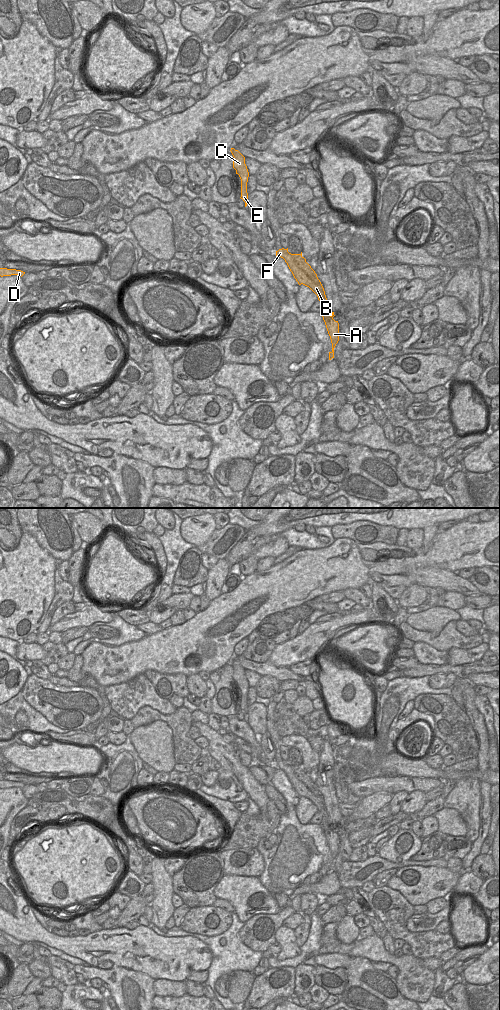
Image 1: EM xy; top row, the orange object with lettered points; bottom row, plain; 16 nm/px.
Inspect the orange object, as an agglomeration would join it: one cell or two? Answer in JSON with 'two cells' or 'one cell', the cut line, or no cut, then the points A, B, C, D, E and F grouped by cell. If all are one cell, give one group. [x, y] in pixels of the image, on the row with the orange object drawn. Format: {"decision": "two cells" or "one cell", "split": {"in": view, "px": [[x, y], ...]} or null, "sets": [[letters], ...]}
{"decision": "two cells", "split": {"in": "xy", "px": [[291, 254], [295, 263], [310, 278], [320, 284]]}, "sets": [["A", "B", "C", "E", "F"], ["D"]]}

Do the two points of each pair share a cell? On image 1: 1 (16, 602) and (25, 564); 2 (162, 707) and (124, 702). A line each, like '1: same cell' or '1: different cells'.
1: same cell
2: same cell

